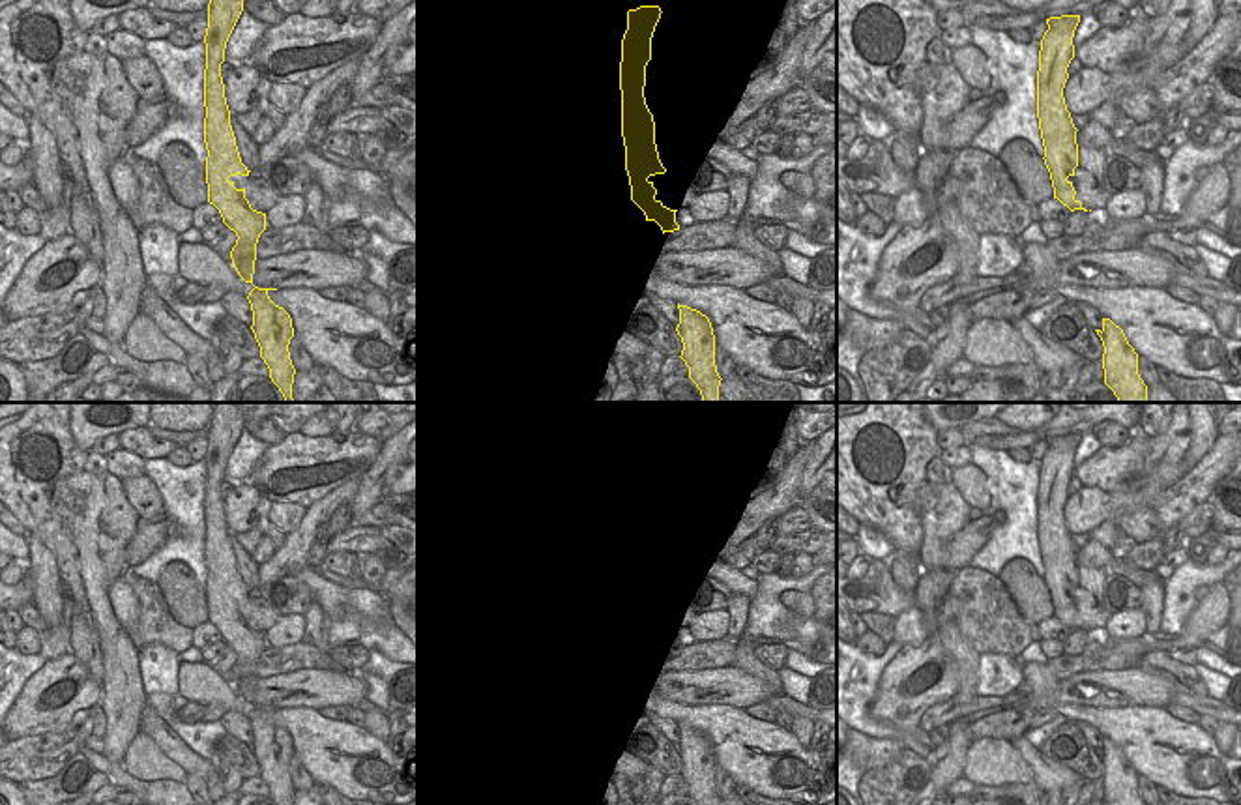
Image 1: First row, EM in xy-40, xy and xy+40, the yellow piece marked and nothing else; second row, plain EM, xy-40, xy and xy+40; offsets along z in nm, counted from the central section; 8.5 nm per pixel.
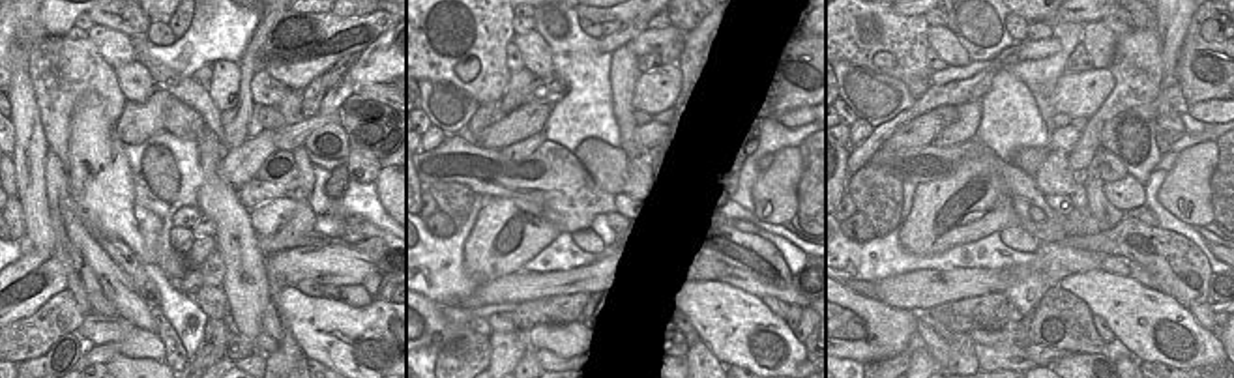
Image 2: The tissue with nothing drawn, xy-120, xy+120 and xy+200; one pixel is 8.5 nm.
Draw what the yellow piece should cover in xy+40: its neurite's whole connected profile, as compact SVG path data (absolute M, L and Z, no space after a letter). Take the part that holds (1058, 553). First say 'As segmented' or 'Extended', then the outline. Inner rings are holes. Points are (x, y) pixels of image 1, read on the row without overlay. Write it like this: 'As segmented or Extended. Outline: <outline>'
As segmented. Outline: M1080 434L1046 438L1048 449L1041 459L1037 490L1037 537L1044 565L1044 584L1050 592L1054 618L1071 631L1084 629L1074 618L1076 610L1069 595L1078 586L1076 547L1067 530L1063 507L1069 498L1067 487L1074 477L1074 449Z

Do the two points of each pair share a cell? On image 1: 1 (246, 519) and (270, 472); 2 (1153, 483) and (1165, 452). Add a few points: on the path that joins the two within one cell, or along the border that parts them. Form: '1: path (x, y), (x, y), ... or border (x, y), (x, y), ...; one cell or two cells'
1: border (242, 482), (262, 493); two cells
2: border (1148, 439), (1146, 461), (1152, 467), (1182, 463); two cells

